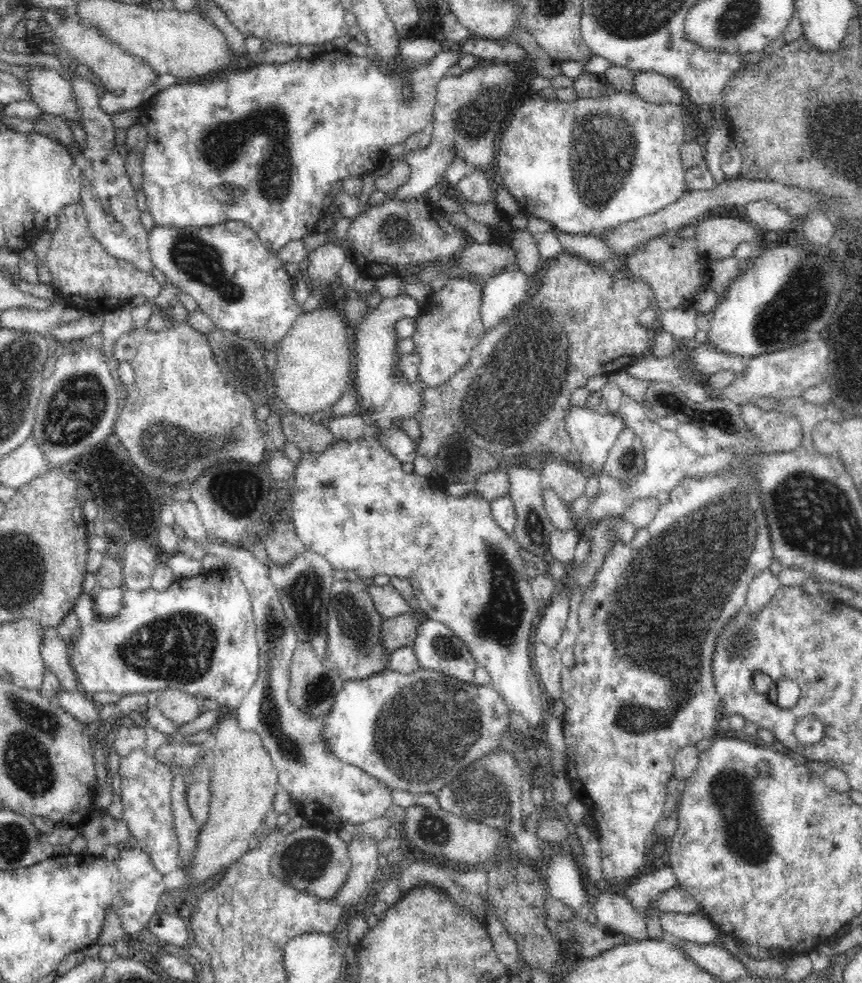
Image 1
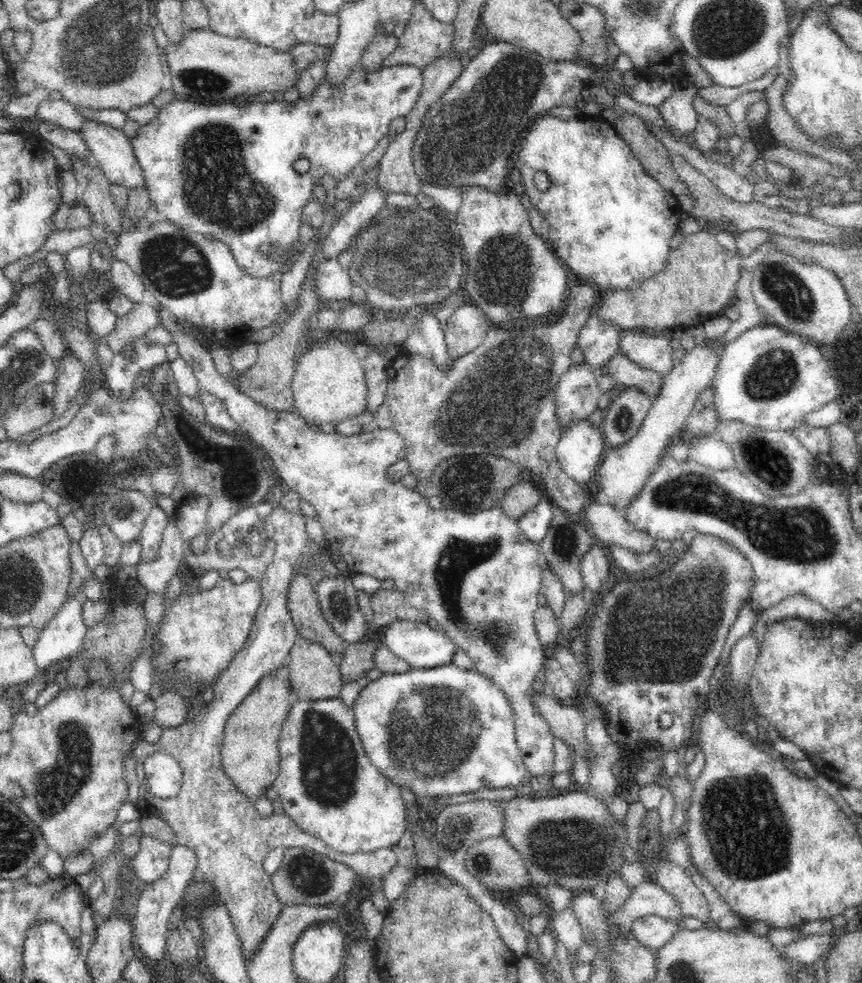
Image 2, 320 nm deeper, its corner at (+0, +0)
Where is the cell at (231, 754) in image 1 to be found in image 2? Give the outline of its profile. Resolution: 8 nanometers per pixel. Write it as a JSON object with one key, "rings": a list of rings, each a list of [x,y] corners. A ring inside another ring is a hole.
{"rings":[[[280,668],[280,670],[282,671],[278,673],[276,673],[276,669],[270,671],[260,679],[260,682],[252,689],[252,692],[245,696],[244,700],[234,709],[223,734],[224,742],[222,742],[220,752],[224,772],[236,784],[240,792],[252,802],[255,802],[260,795],[265,794],[266,789],[272,786],[274,779],[278,776],[280,764],[278,740],[280,731],[282,731],[284,722],[288,719],[288,712],[292,708],[292,702],[296,699],[292,692],[288,675],[286,673],[283,674],[283,668]]]}

